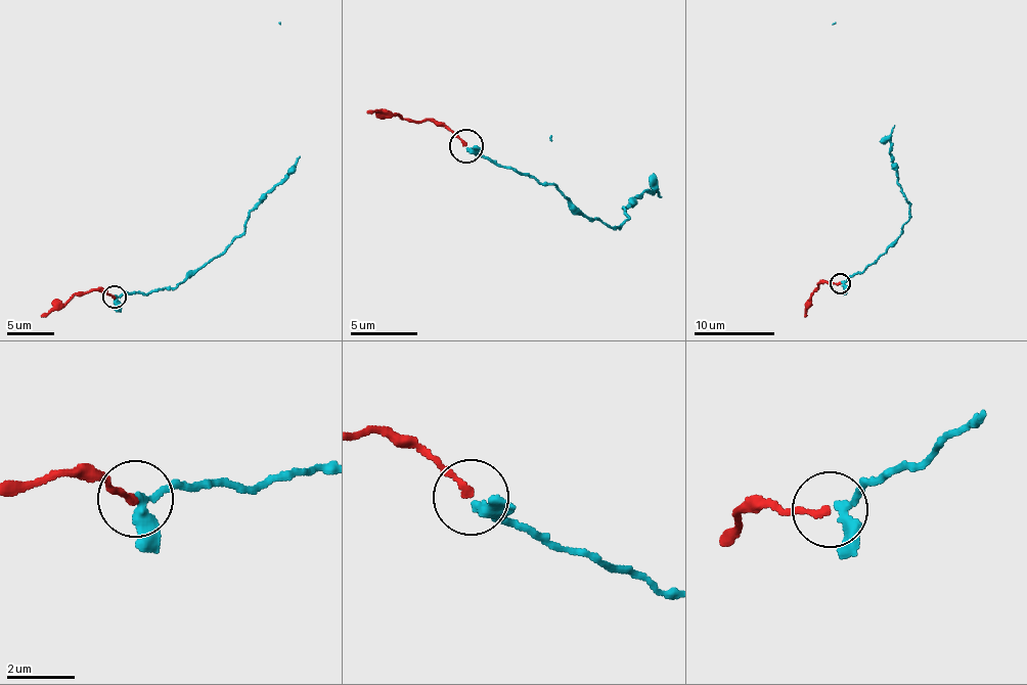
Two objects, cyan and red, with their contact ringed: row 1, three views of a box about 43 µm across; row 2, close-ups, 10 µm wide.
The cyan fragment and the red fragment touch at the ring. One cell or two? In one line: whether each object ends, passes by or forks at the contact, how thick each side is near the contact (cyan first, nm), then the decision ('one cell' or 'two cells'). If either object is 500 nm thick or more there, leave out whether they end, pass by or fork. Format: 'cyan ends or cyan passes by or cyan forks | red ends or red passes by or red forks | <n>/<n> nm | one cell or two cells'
cyan passes by | red ends | 280/180 nm | one cell

